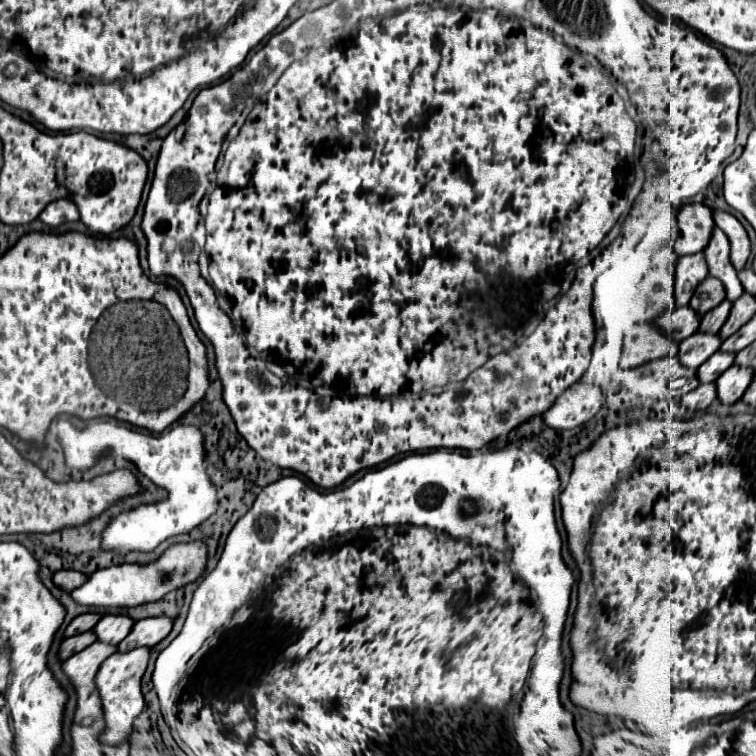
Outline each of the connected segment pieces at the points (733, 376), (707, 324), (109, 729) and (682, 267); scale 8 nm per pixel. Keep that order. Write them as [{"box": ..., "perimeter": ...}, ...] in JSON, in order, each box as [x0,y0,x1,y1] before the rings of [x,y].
[{"box":[718,366,754,404],"perimeter":[[[732,366],[718,380],[718,400],[722,404],[734,404],[742,398],[754,378],[754,370],[748,366]]]},{"box":[698,300,732,334],"perimeter":[[[722,300],[714,310],[706,312],[702,316],[702,322],[700,322],[700,328],[698,330],[700,332],[714,332],[714,334],[718,334],[718,330],[722,328],[722,324],[726,322],[726,318],[730,314],[730,306],[732,306],[732,302]]]},{"box":[96,648,150,744],"perimeter":[[[134,648],[130,652],[116,652],[112,654],[98,670],[96,674],[96,686],[102,694],[102,704],[106,712],[106,732],[102,734],[102,742],[106,744],[118,744],[130,738],[132,734],[132,722],[144,708],[142,694],[142,676],[146,672],[150,658],[148,648]]]},{"box":[676,254,708,306],"perimeter":[[[690,254],[678,258],[676,268],[676,302],[678,306],[688,306],[696,286],[708,276],[708,266],[704,254]]]}]

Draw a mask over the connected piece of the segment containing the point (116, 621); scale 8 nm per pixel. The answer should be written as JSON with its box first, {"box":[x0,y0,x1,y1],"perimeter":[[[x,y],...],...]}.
{"box":[94,614,134,646],"perimeter":[[[106,614],[102,616],[102,620],[94,626],[94,634],[98,636],[98,640],[102,642],[108,642],[108,644],[114,644],[118,646],[118,642],[122,642],[130,630],[134,626],[134,620],[130,616],[124,616],[124,614],[118,614],[118,616],[112,616],[112,614]]]}

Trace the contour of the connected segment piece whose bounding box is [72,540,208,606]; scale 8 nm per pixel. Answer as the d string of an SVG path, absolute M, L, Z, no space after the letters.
M202 540L172 544L158 560L150 564L118 564L94 572L88 582L72 592L72 598L86 606L138 606L164 598L168 592L196 582L208 562L208 548Z

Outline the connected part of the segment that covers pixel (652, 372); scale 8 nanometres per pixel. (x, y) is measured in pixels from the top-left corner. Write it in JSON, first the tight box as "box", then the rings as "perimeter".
{"box":[626,356,696,400],"perimeter":[[[666,356],[660,360],[646,362],[638,368],[626,370],[628,372],[628,390],[648,398],[668,400],[670,390],[668,384],[676,378],[694,378],[696,370],[690,370],[680,364],[676,356]]]}

